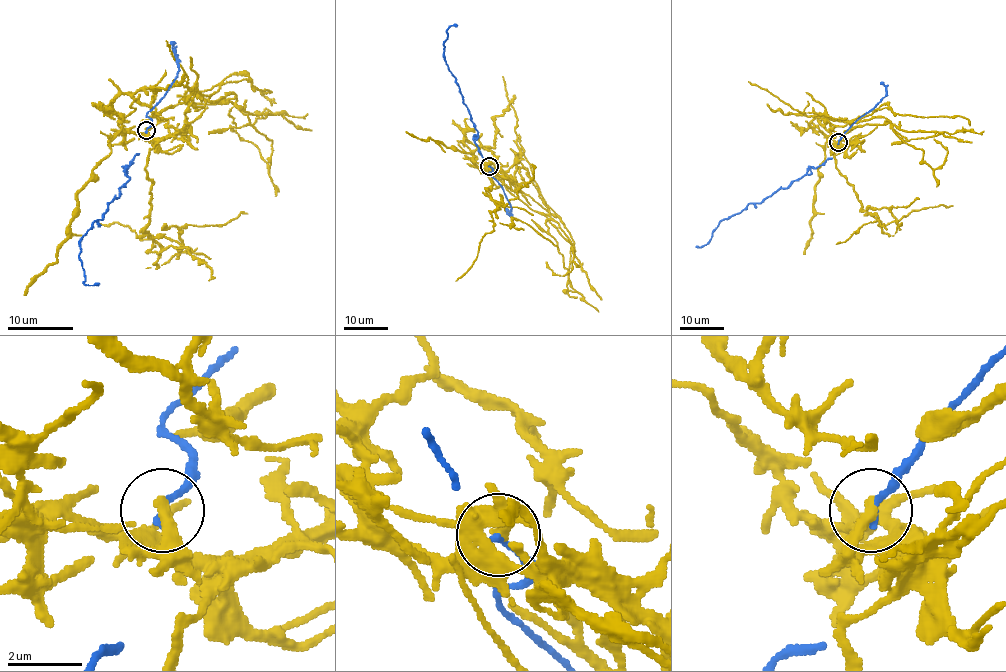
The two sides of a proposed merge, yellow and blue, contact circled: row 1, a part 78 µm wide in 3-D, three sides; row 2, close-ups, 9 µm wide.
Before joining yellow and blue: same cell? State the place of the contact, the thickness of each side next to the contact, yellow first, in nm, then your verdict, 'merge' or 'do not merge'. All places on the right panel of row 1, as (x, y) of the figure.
at (838, 142); 360 nm thick on the yellow side, 180 nm on the other; do not merge

